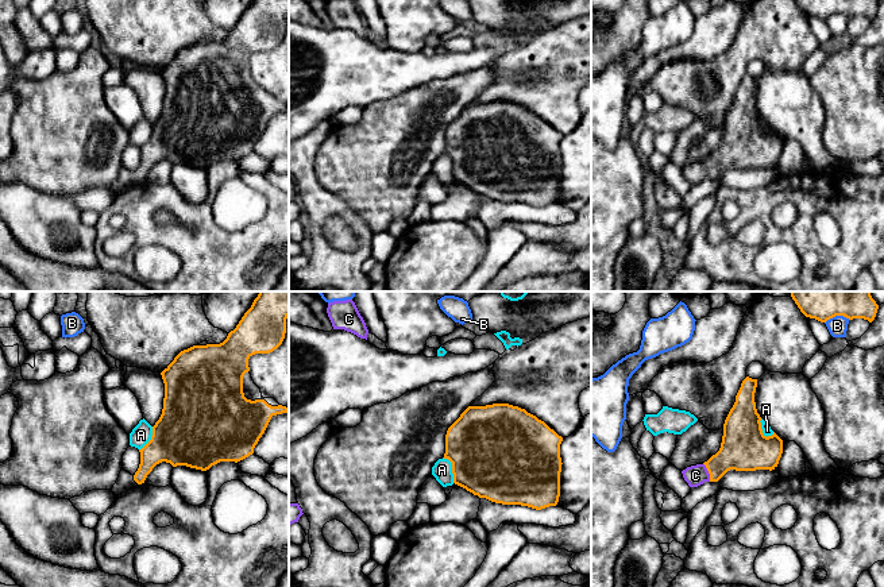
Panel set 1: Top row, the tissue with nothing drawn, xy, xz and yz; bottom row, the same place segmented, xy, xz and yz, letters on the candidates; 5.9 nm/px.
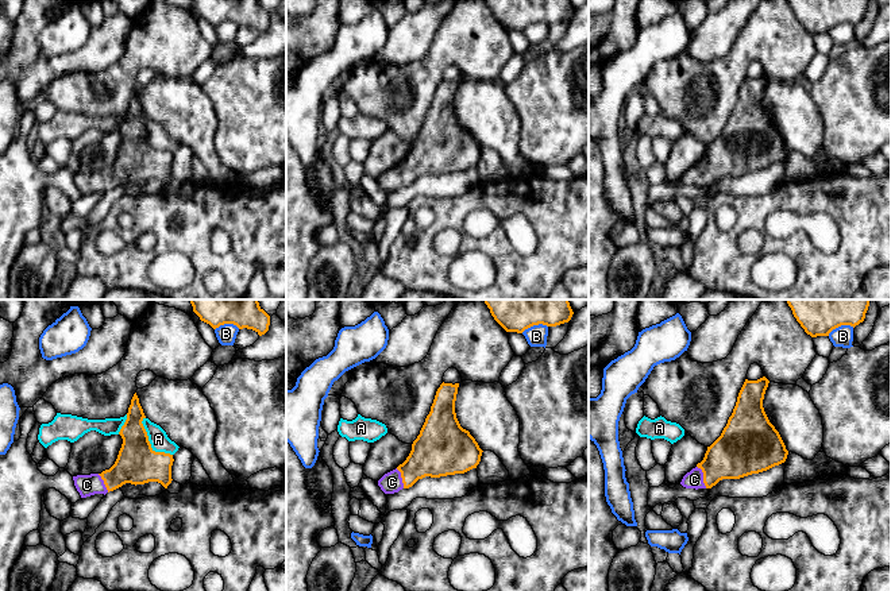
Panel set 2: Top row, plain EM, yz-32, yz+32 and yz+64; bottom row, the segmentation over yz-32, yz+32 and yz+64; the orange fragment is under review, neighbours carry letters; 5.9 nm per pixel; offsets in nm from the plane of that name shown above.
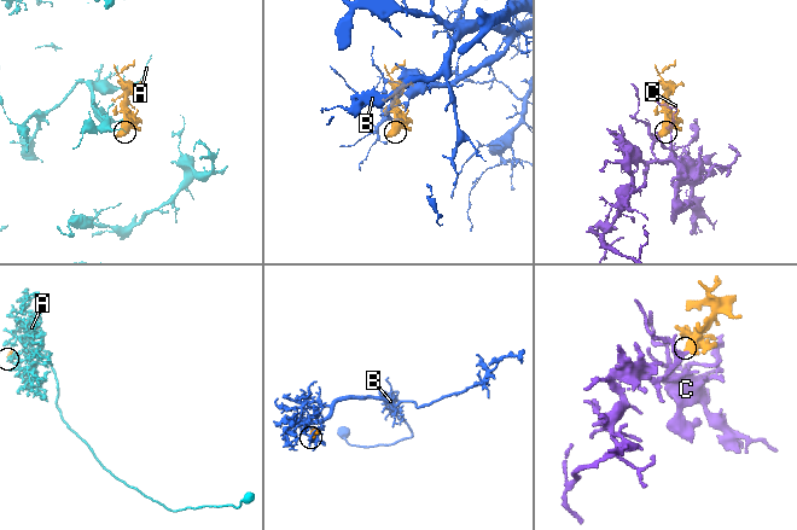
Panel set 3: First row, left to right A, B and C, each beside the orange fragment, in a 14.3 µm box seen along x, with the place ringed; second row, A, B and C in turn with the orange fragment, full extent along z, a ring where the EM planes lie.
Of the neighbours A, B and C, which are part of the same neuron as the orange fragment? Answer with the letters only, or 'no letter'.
C

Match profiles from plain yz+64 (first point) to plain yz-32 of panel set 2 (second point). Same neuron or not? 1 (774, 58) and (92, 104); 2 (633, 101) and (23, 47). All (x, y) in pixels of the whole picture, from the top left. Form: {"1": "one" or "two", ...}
{"1": "one", "2": "two"}

